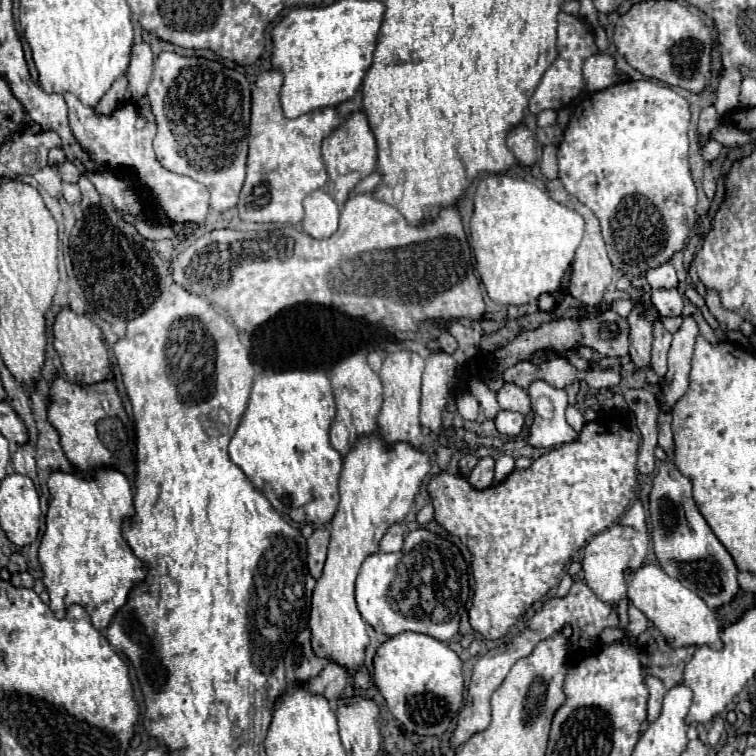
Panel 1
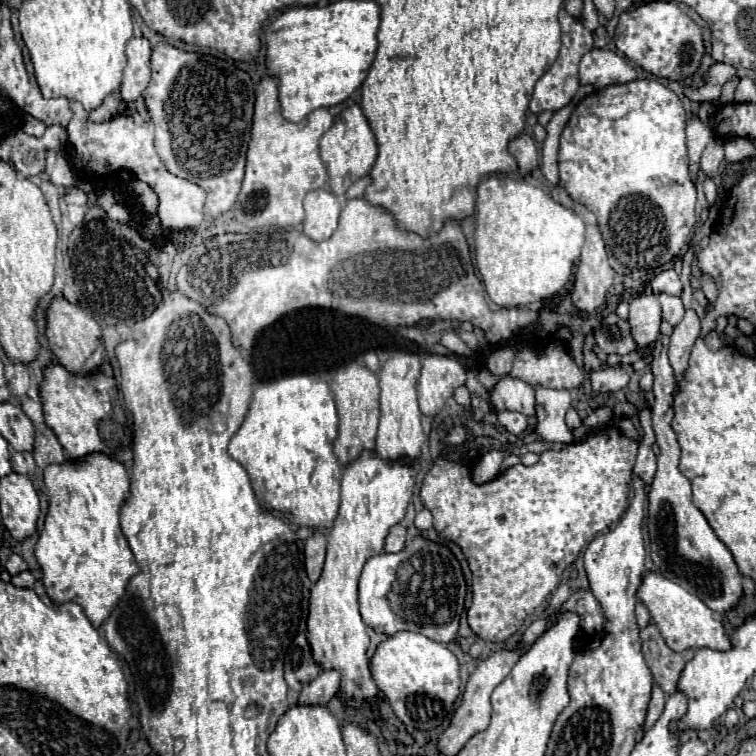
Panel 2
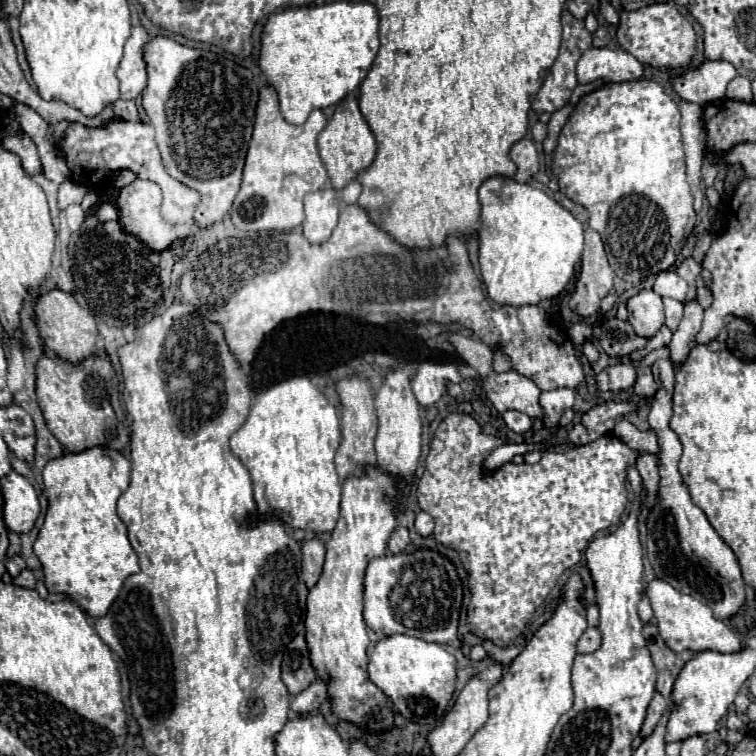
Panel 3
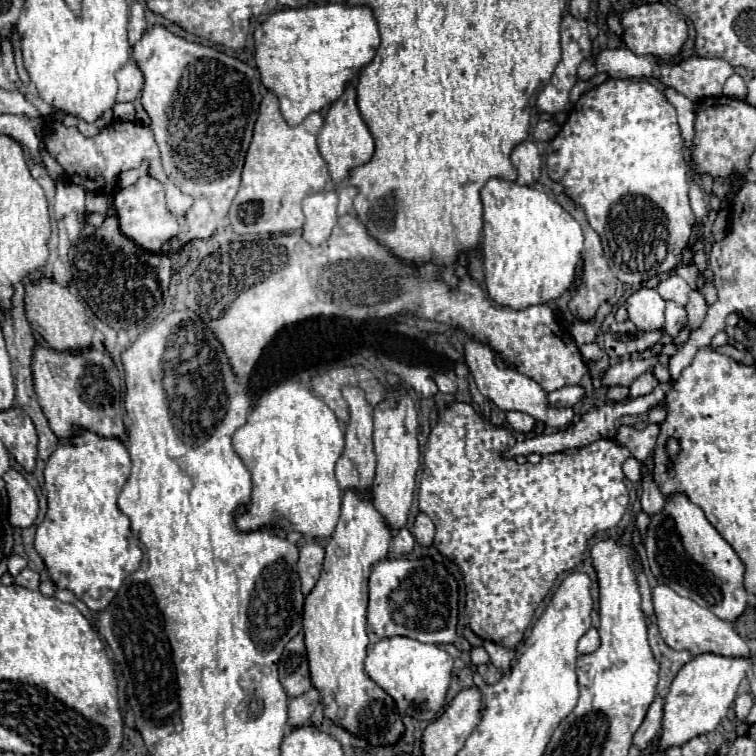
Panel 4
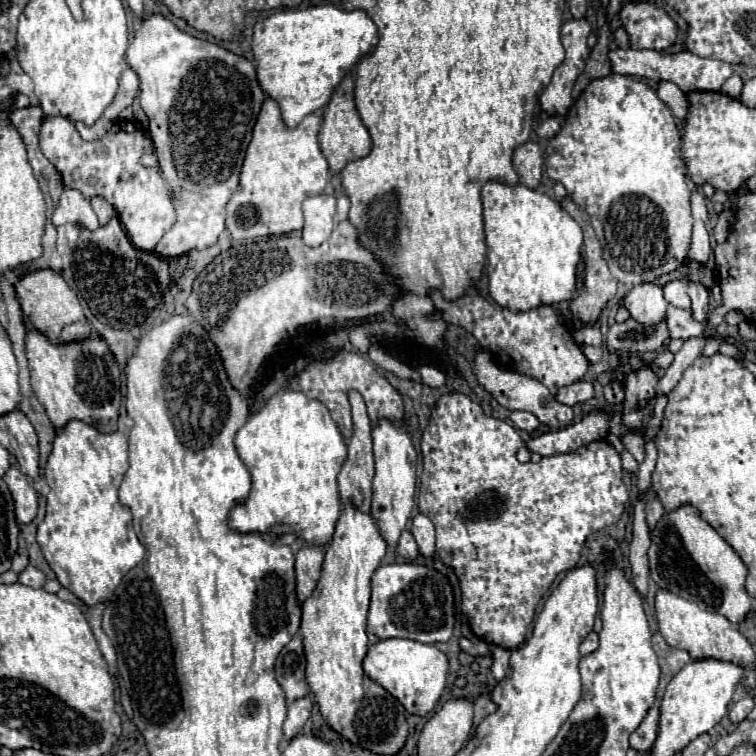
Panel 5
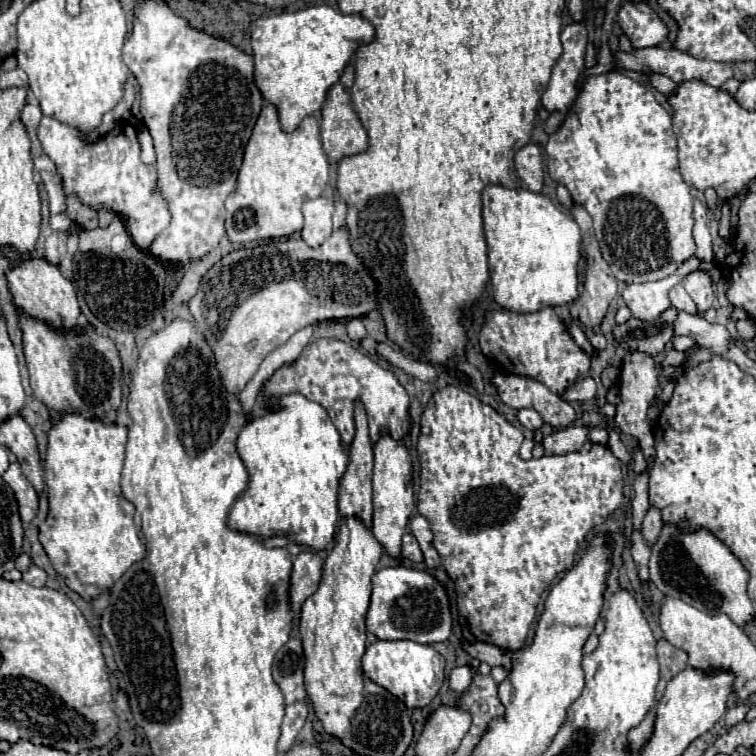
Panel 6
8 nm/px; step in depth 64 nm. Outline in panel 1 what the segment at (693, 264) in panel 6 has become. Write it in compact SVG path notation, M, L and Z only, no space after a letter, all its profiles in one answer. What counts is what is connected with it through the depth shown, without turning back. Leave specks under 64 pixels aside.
M632 310L628 316L630 322L630 358L638 370L650 366L650 346L652 346L652 330L650 318L656 316L656 310Z

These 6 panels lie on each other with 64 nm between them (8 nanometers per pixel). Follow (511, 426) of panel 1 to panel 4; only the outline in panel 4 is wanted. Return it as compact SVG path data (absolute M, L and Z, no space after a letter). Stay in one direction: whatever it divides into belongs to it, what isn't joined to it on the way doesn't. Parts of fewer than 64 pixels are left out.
M508 412L506 414L506 422L516 430L516 432L530 432L532 426L534 426L534 418L530 414L524 414L524 412Z

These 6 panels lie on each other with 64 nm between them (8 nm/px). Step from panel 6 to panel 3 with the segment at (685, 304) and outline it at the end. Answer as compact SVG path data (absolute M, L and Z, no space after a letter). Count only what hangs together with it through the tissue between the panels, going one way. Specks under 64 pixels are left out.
M664 270L658 274L652 290L660 296L668 296L668 298L674 298L674 300L684 300L686 296L686 290L688 290L688 284L686 280L682 280L676 270Z

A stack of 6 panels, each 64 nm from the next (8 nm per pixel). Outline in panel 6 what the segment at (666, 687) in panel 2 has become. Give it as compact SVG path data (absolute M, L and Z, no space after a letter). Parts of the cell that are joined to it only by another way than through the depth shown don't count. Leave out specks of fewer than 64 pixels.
M658 640L656 644L658 662L660 662L660 684L656 688L656 700L662 698L666 682L670 682L678 672L682 672L688 664L688 654L680 648L670 646L666 640Z

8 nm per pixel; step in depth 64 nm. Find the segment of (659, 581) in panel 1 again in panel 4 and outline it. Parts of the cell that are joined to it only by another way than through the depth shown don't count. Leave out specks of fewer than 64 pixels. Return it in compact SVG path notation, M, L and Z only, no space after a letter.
M658 584L652 590L652 602L654 602L654 612L658 618L660 634L670 648L688 650L694 656L704 654L704 652L712 652L720 656L748 656L750 654L746 642L734 632L730 622L720 620L708 608L698 606L694 600L678 596L670 586Z

